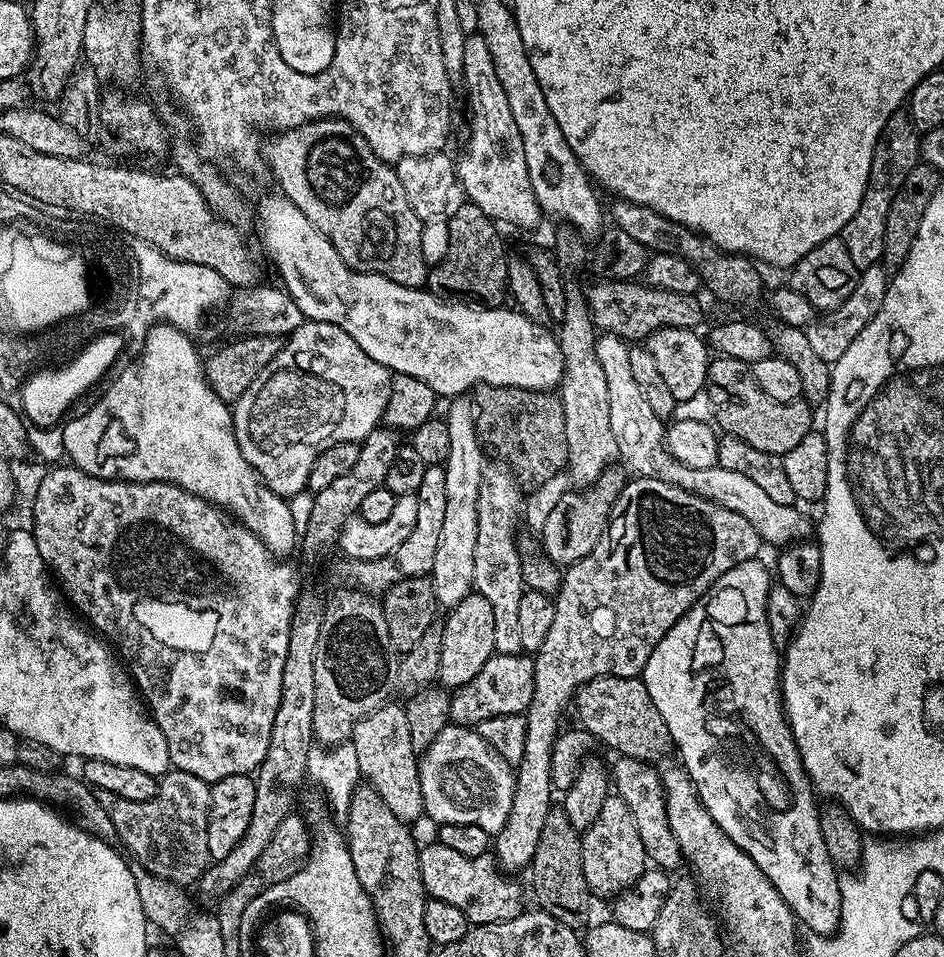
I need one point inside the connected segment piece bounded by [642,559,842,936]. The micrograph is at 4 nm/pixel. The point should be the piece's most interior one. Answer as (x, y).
(715, 677)

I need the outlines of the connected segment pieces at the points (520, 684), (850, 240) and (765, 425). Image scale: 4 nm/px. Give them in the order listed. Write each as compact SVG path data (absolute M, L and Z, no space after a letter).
M502 654L492 655L470 682L455 689L448 701L448 718L453 724L475 726L486 722L486 718L498 718L498 714L524 714L534 698L534 666L531 655Z
M901 110L892 115L882 126L882 134L874 146L874 154L870 162L870 174L866 182L866 190L862 198L862 206L846 222L841 230L839 239L850 253L850 259L858 270L863 270L881 263L883 258L883 239L885 237L886 218L890 211L890 204L902 186L910 170L915 168L920 160L920 136L908 118L907 111Z
M721 355L708 365L708 383L706 391L712 403L712 415L715 423L729 436L742 438L754 450L762 450L766 454L774 454L783 458L806 434L813 431L813 405L801 398L794 402L774 402L774 398L762 394L758 390L758 382L754 382L749 365L729 356Z

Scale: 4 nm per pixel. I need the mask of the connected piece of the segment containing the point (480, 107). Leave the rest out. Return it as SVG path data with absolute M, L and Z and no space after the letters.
M479 34L469 35L465 42L465 62L462 83L472 88L468 92L468 108L472 111L472 125L468 128L468 149L464 157L459 157L456 165L456 179L459 187L464 187L467 199L478 210L485 212L491 220L501 225L513 224L516 228L536 228L542 221L542 213L538 206L538 198L534 198L534 190L530 186L530 174L526 174L526 153L522 151L522 134L518 134L518 126L514 123L514 114L510 114L510 102L506 90L498 82L498 74L494 70L494 62L490 58L490 50Z

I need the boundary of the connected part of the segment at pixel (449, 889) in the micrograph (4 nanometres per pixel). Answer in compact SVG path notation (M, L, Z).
M432 842L425 848L423 845L419 853L425 893L431 899L458 906L458 910L466 914L469 925L506 922L525 911L523 890L512 881L515 879L511 875L501 872L499 864L491 855L466 858L450 850L450 846L442 846L438 842Z

